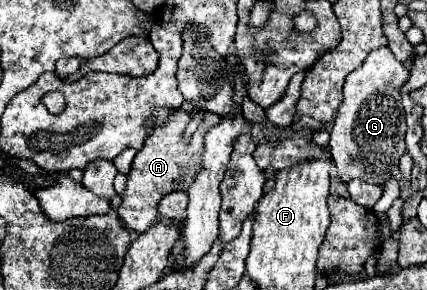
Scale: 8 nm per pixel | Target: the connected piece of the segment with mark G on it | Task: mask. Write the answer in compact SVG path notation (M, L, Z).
M388 46L372 52L364 64L348 74L344 98L330 132L330 154L340 182L348 184L350 180L360 178L368 184L384 186L394 176L400 158L406 152L406 114L400 102L400 88L408 76L408 66L396 60Z

